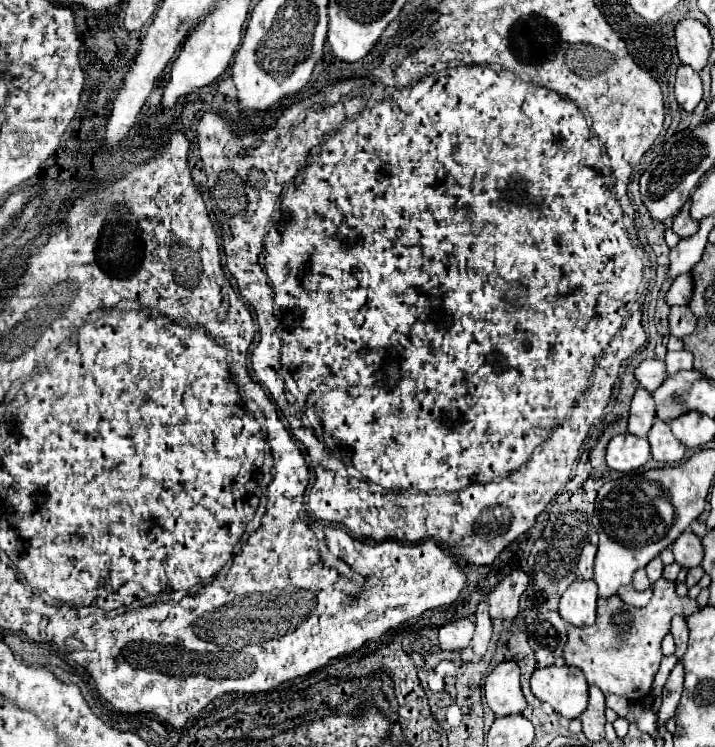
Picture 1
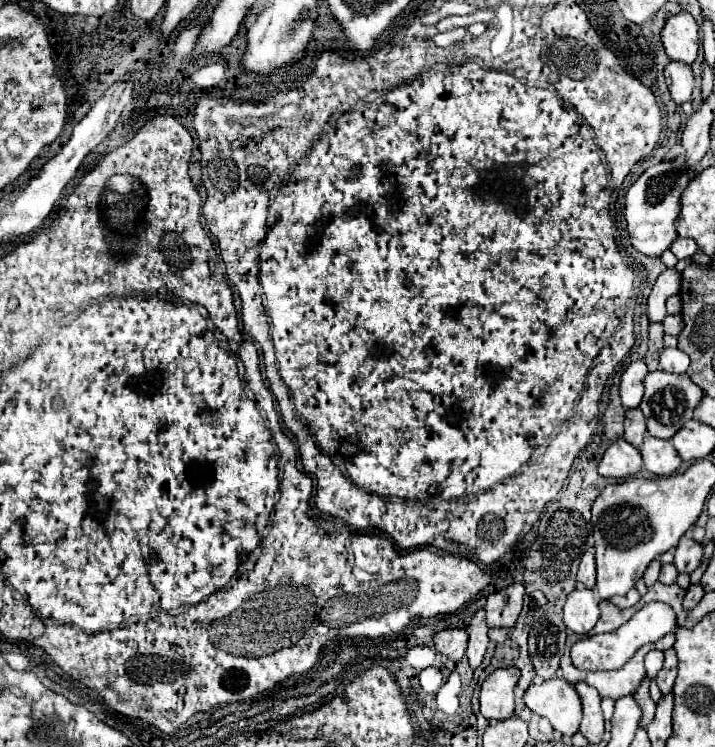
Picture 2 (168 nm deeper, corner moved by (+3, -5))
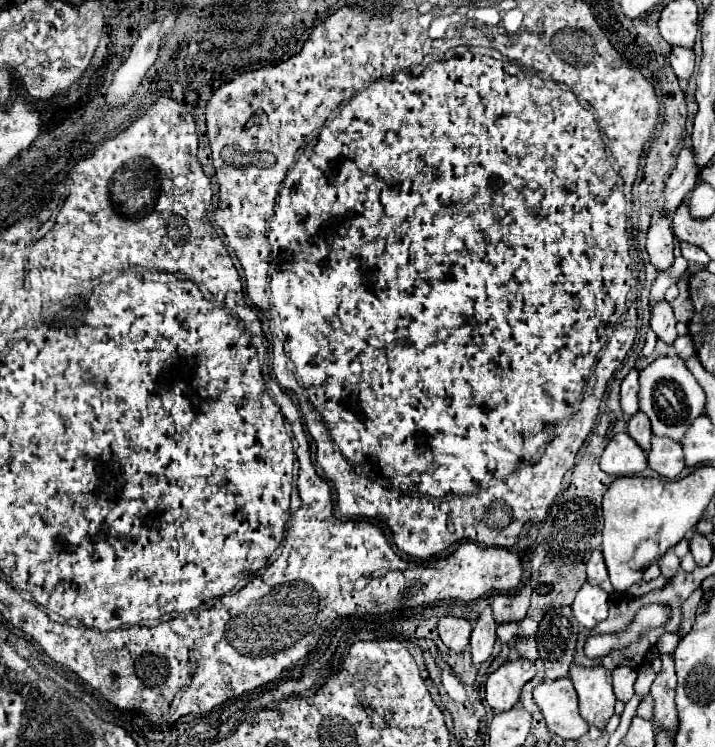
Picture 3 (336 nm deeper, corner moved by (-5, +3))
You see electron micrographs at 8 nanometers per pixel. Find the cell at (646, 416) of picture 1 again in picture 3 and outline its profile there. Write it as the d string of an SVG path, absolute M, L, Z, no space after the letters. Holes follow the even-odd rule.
M637 412L635 416L631 416L631 420L627 422L627 432L645 452L649 452L653 434L651 434L651 424L643 412Z

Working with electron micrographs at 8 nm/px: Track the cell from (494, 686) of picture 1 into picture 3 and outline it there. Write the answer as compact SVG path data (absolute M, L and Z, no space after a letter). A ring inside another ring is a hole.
M527 658L505 662L489 678L485 688L487 704L495 712L511 710L519 702L521 688L535 676L535 664Z

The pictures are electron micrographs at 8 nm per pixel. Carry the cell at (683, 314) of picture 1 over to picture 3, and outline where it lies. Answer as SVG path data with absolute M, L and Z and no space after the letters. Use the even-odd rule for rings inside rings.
M687 288L681 290L679 296L677 296L673 302L669 302L669 304L671 304L673 312L675 312L677 322L689 322L689 320L691 320L691 316L693 316L693 304L691 304L689 290L687 290Z

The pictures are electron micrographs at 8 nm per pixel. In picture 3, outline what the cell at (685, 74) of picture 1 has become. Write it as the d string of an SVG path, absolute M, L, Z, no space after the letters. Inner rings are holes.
M675 46L669 56L669 62L671 62L671 68L675 70L677 78L685 78L685 80L691 78L693 68L695 68L695 54L691 48Z

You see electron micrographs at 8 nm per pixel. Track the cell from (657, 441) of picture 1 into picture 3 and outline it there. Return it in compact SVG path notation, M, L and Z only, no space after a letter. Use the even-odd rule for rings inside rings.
M653 436L653 446L647 458L649 458L649 468L669 480L677 478L685 468L681 444L667 436Z

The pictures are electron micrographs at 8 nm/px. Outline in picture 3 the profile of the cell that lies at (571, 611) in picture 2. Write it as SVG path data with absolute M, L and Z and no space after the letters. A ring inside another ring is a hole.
M583 584L583 588L577 592L573 602L573 614L585 628L595 628L595 624L603 622L607 618L609 600L607 592L603 592L599 586Z

